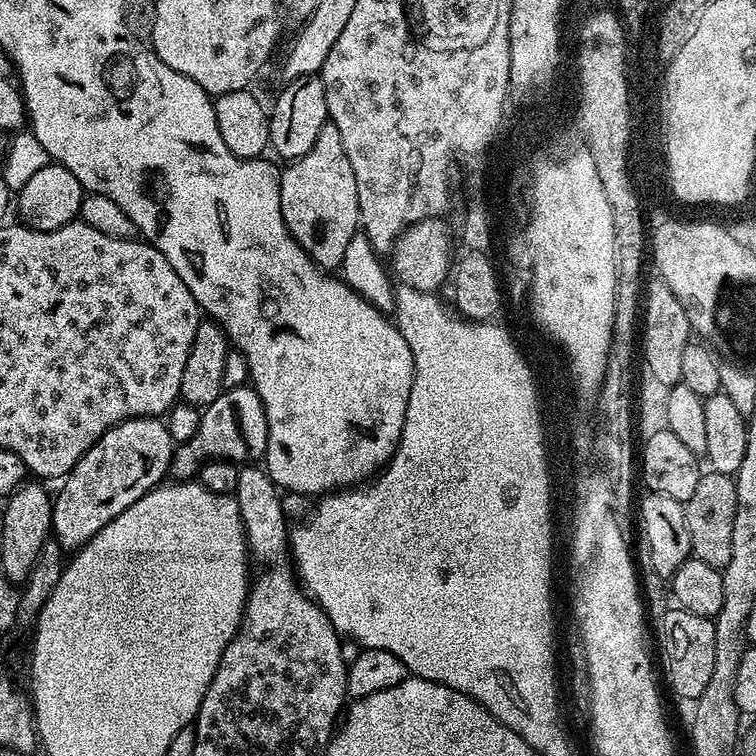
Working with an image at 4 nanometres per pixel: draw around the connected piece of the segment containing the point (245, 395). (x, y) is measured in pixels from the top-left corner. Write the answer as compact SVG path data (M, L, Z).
M250 387L225 388L210 406L200 413L198 434L185 444L176 444L172 453L170 476L176 482L188 482L199 477L200 468L214 460L227 460L237 466L259 461L268 448L266 410L258 394Z

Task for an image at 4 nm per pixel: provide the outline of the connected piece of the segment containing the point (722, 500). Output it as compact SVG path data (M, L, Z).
M711 470L701 475L694 494L690 494L684 504L686 530L690 530L690 546L695 559L719 570L730 566L730 553L734 551L734 514L737 506L738 494L733 477Z

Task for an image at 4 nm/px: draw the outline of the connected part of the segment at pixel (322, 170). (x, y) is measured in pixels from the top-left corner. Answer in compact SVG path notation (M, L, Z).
M331 122L324 124L314 146L281 171L280 201L284 225L317 268L339 269L342 254L346 254L346 245L360 228L360 207L354 170L350 167L350 158L346 158L338 126Z

